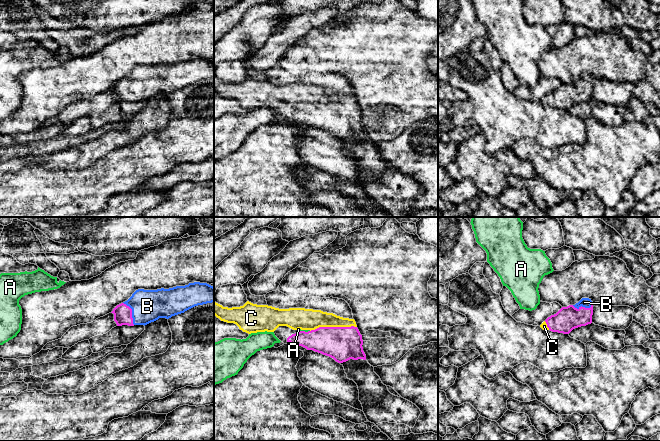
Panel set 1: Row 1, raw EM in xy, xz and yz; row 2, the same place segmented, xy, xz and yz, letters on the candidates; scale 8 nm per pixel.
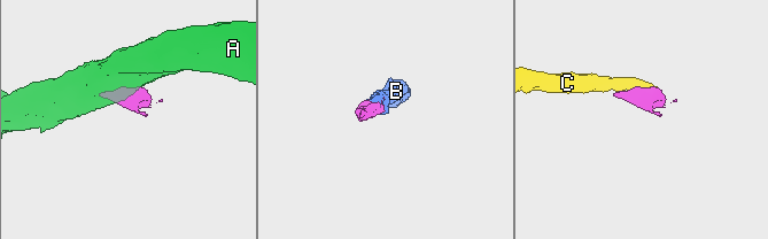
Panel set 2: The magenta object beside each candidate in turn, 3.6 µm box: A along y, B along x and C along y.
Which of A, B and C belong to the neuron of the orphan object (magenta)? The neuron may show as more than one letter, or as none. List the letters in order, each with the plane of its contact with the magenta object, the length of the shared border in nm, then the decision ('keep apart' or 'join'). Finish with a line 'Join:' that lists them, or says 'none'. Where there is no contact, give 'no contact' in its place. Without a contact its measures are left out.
A: contact in xz; length 90 nm; keep apart
B: contact in xy; length 200 nm; join
C: contact in xz; length 380 nm; join
Join: B, C

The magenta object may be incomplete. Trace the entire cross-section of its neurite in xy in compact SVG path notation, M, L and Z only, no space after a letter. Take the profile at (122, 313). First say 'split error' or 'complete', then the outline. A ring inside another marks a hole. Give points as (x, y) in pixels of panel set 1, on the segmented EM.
split error; M194 282L169 289L138 289L111 313L114 314L117 326L145 326L159 318L169 319L195 306L212 302L214 287L207 283Z

